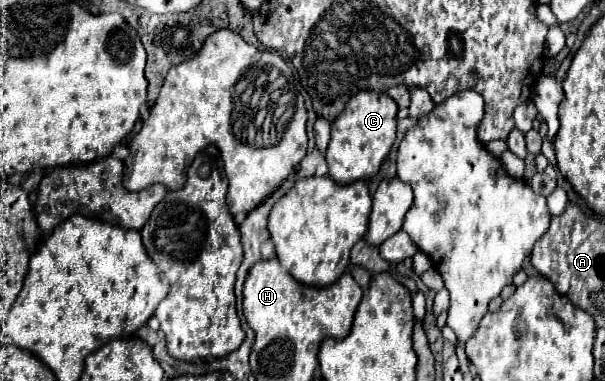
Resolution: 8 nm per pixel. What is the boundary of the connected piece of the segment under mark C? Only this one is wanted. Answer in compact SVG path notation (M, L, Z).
M360 91L346 103L344 111L332 121L332 139L326 149L328 173L336 183L348 185L378 173L392 143L396 141L396 113L398 105L386 93Z

